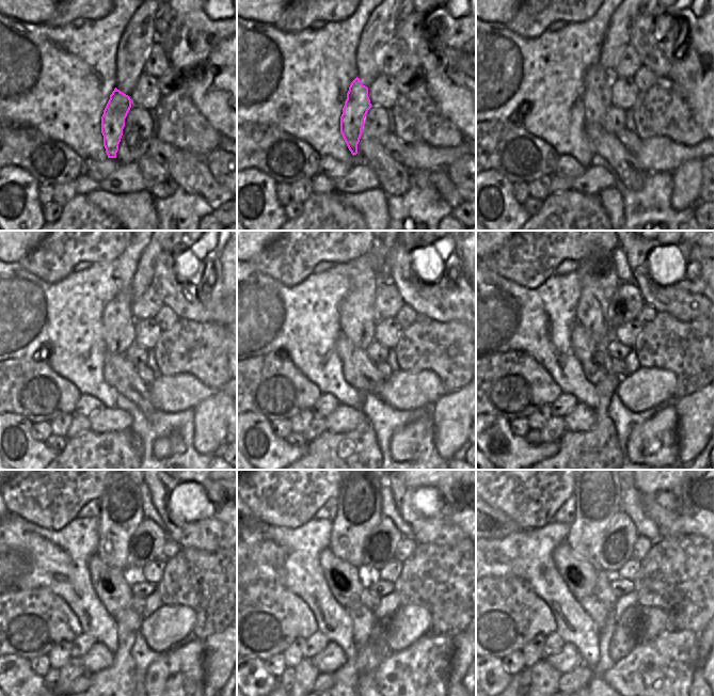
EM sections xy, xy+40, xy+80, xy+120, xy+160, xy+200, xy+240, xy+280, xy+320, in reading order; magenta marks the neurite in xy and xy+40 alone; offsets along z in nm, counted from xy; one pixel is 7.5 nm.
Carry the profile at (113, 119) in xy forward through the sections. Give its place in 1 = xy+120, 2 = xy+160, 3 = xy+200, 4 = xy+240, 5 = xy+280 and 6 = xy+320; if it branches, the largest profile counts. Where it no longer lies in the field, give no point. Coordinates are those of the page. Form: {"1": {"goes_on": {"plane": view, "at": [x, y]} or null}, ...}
{"1": {"goes_on": {"plane": "xy+120", "at": [118, 322]}}, "2": {"goes_on": {"plane": "xy+160", "at": [356, 312]}}, "3": {"goes_on": {"plane": "xy+200", "at": [598, 277]}}, "4": {"goes_on": {"plane": "xy+240", "at": [121, 505]}}, "5": {"goes_on": {"plane": "xy+280", "at": [359, 512]}}, "6": {"goes_on": {"plane": "xy+320", "at": [598, 491]}}}

